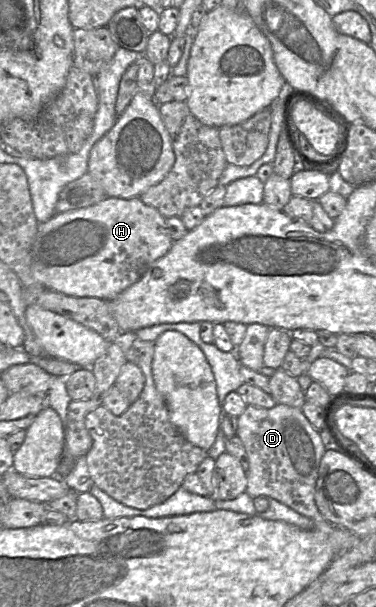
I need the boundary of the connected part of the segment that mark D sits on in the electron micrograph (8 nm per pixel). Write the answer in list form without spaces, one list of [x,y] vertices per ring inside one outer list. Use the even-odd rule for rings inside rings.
[[[276,404],[269,409],[247,405],[238,416],[236,435],[241,439],[248,456],[246,492],[250,497],[273,498],[308,517],[314,522],[314,527],[329,534],[329,540],[338,555],[357,545],[359,537],[329,523],[315,503],[319,464],[326,449],[319,431],[308,421],[302,409],[285,404]]]

